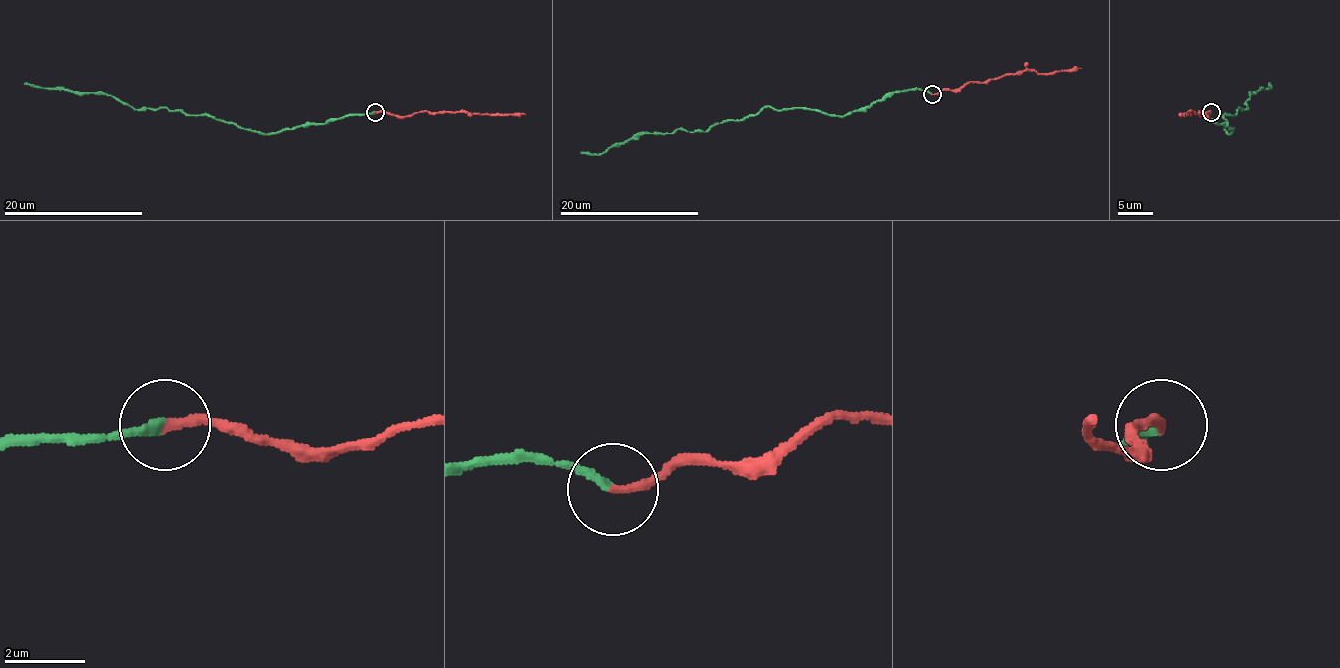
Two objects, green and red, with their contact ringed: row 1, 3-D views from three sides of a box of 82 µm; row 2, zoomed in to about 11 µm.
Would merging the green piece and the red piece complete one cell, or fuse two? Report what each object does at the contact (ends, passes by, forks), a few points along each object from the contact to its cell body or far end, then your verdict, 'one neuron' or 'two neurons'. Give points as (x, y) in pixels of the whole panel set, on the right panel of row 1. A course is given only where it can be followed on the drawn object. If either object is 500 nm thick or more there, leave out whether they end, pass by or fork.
green ends; red ends; course green (1211, 112), (1206, 115), (1232, 129), (1228, 134), (1223, 117), (1248, 110), (1249, 92), (1270, 87), (1268, 82); course red (1211, 112), (1204, 117), (1199, 112), (1185, 115); one neuron

